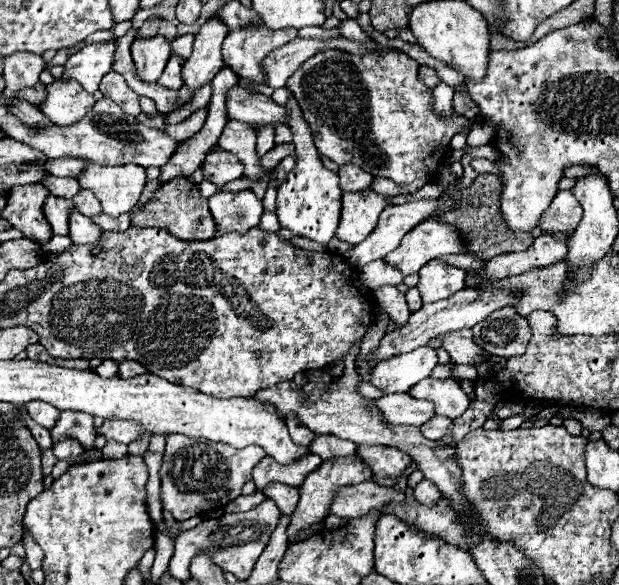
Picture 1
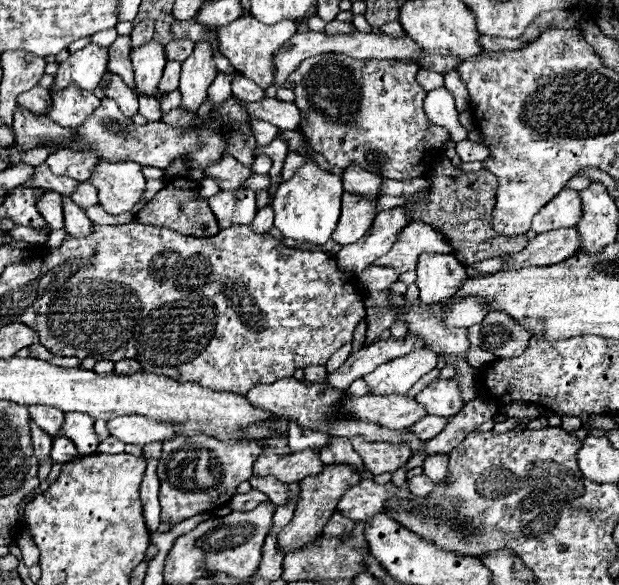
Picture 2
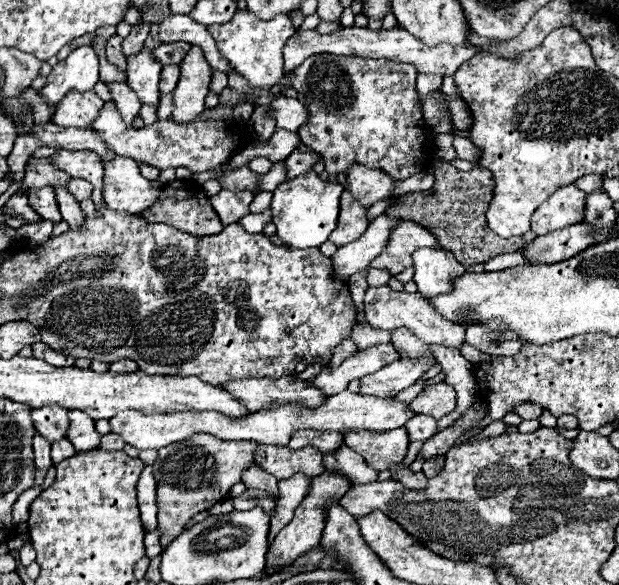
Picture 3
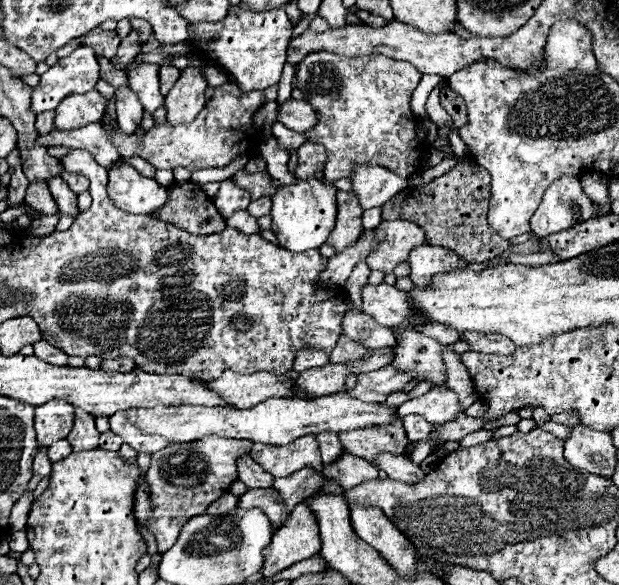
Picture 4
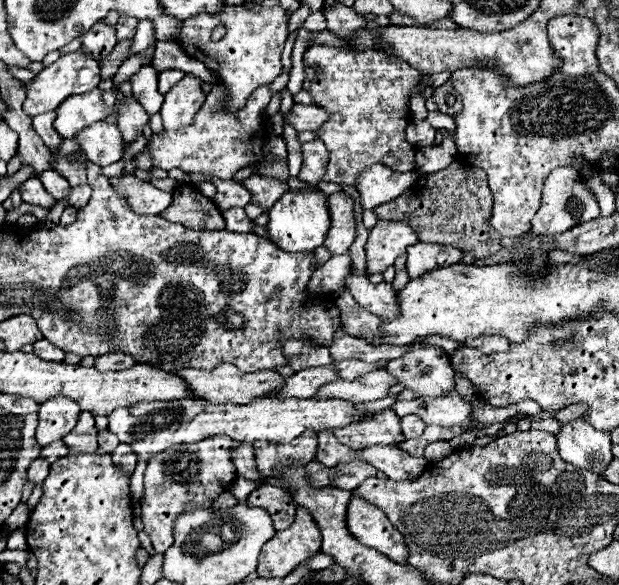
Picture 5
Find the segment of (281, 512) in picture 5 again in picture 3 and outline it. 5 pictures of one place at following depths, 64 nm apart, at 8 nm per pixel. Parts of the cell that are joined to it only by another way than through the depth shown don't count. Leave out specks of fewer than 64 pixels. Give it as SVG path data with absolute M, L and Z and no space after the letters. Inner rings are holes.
M246 490L244 494L232 498L234 500L234 508L236 510L252 510L256 506L262 506L268 514L274 512L274 506L276 506L276 500L270 500L266 498L266 494L262 490L254 492L254 490Z

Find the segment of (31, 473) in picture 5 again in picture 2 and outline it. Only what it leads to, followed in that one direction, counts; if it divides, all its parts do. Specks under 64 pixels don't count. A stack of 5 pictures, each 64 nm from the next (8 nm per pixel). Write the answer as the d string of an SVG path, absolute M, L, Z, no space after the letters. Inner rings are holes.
M30 422L30 432L32 432L32 440L34 440L34 454L42 462L42 460L46 460L50 456L52 438L42 428L38 428L34 422Z

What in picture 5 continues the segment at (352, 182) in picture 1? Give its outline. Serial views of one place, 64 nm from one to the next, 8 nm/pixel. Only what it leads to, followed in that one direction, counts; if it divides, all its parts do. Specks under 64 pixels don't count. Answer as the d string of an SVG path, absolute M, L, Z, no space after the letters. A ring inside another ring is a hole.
M382 164L364 168L356 180L356 190L360 192L360 204L366 210L374 210L398 198L408 188L412 188L416 180L418 180L418 172L414 170L400 174Z

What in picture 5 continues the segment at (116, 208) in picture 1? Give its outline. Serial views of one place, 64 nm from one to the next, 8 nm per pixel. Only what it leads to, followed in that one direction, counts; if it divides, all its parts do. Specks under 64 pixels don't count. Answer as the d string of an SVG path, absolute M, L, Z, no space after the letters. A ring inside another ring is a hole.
M122 172L120 178L110 178L110 184L114 186L114 190L116 190L122 198L128 200L130 210L136 212L136 214L160 214L160 212L164 212L164 210L170 206L170 202L172 202L172 192L164 192L164 190L152 186L150 180L140 180L140 178L136 178L134 172Z

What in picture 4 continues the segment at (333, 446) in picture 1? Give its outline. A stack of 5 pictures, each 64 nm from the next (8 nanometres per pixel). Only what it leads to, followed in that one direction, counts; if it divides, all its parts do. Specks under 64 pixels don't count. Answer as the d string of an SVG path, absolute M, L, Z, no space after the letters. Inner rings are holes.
M344 450L344 454L338 460L324 466L322 474L326 478L336 480L342 488L350 490L350 488L354 488L354 486L358 486L362 482L376 480L378 478L378 468Z

